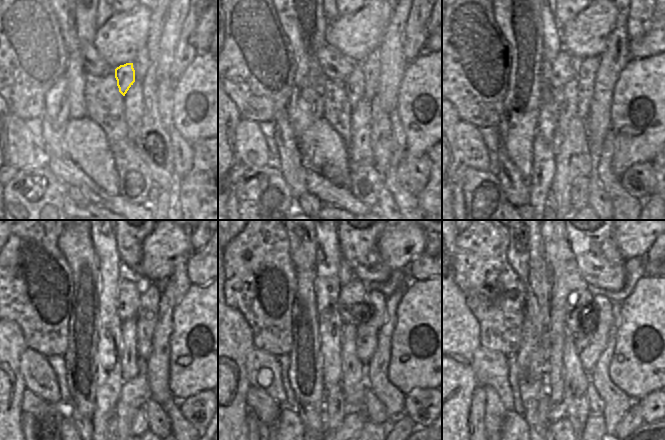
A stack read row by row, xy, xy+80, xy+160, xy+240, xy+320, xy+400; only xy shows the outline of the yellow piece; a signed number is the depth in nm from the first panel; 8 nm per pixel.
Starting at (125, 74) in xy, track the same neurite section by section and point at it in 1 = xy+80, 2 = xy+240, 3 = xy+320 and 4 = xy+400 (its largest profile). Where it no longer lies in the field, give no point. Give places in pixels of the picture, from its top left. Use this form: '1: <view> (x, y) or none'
1: xy+80 (353, 84)
2: xy+240 (129, 369)
3: xy+320 (353, 383)
4: xy+400 (575, 406)

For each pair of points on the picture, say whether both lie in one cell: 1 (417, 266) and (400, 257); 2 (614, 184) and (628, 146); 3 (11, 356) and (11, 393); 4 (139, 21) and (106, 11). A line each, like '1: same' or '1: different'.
1: different
2: different
3: same
4: different

